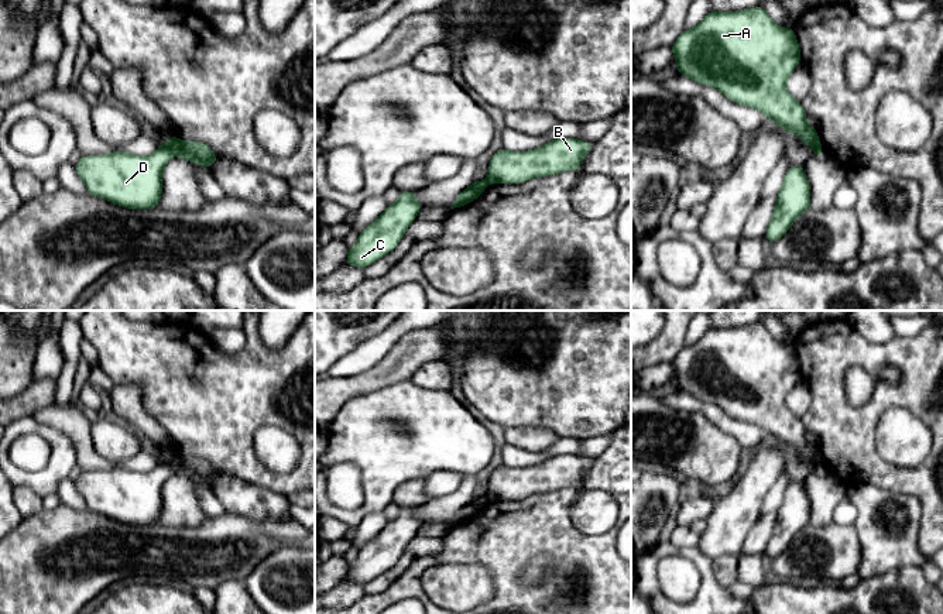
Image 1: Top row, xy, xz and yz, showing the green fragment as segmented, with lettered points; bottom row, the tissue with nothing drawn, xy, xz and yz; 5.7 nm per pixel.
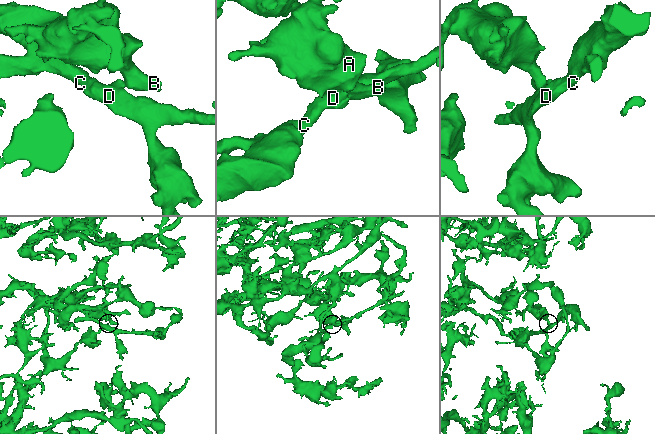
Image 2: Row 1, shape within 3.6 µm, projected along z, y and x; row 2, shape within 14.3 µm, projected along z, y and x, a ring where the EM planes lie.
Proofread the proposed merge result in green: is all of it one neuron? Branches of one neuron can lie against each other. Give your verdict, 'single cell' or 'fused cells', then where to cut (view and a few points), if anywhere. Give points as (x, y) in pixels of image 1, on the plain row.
fused cells | xy (171, 456), (170, 470)

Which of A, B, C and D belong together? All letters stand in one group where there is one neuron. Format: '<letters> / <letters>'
A B / C D

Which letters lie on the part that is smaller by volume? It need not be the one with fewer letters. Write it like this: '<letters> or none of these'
A, B

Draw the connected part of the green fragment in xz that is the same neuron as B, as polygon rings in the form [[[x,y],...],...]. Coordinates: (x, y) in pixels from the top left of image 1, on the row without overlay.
[[[556,455],[529,467],[501,464],[491,473],[488,500],[521,500],[531,494],[579,487],[593,459],[577,455]]]

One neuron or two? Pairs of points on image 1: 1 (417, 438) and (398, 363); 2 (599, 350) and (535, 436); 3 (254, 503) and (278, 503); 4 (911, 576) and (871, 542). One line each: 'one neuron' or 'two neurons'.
1: two neurons
2: two neurons
3: one neuron
4: two neurons

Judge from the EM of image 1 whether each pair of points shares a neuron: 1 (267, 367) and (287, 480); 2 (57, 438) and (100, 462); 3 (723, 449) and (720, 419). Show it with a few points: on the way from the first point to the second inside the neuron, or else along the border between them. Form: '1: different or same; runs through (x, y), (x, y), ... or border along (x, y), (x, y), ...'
1: same; runs through (244, 400), (244, 458), (254, 467)
2: different; border along (50, 426), (62, 431), (71, 439), (78, 463)
3: different; border along (693, 411), (705, 415), (741, 445)

